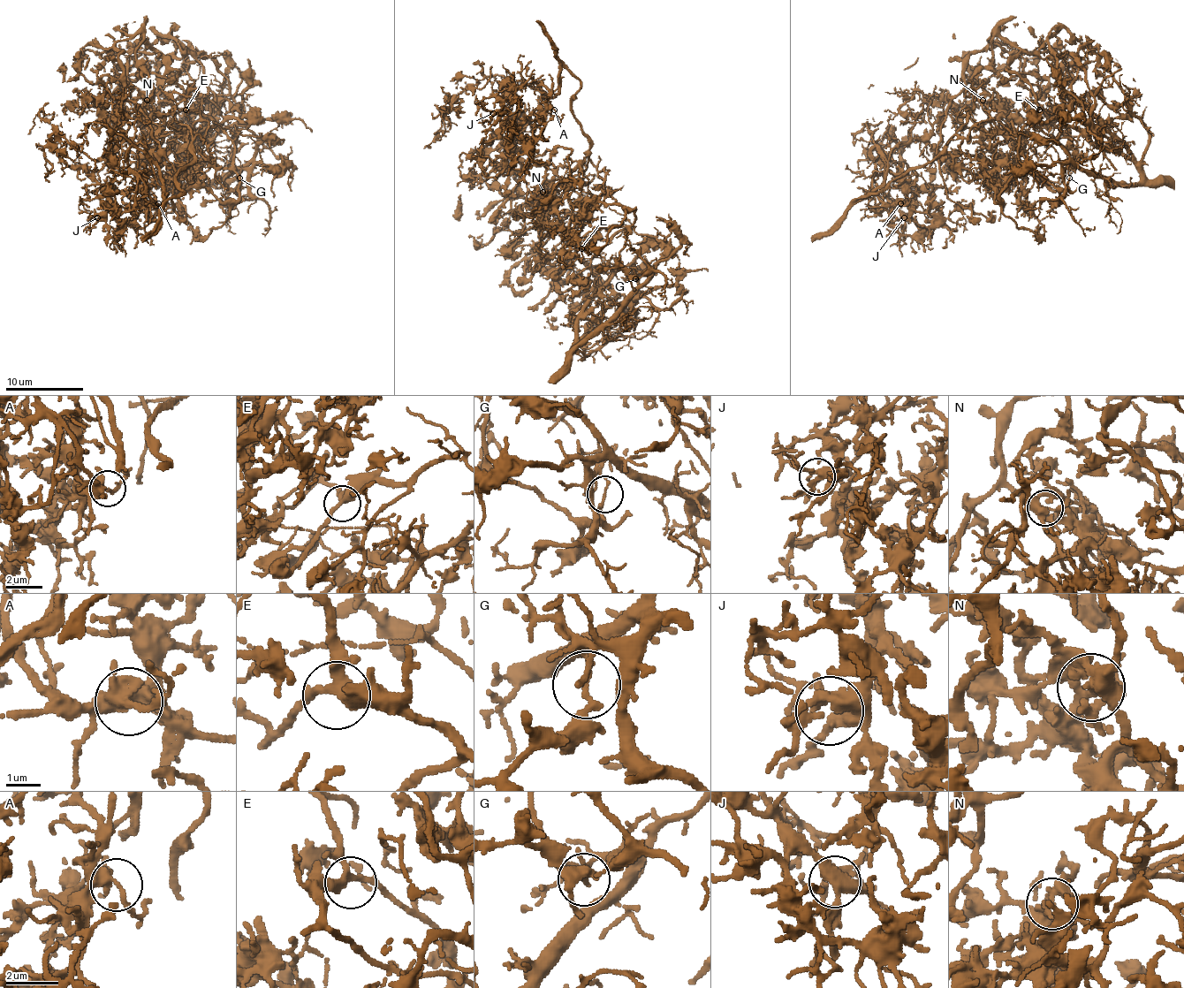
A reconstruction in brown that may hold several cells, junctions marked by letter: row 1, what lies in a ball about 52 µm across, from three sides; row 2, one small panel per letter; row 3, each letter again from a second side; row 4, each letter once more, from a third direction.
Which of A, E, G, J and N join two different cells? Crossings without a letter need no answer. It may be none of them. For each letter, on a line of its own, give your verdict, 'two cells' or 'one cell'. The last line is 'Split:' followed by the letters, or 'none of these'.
A: one cell
E: one cell
G: two cells
J: one cell
N: two cells
Split: G, N

